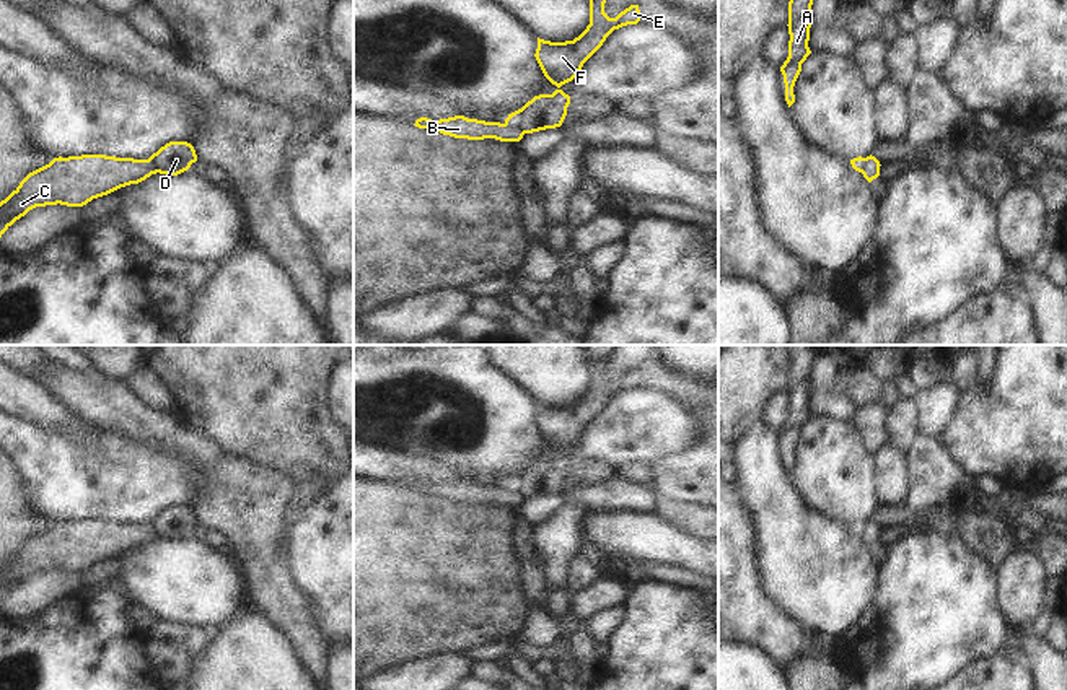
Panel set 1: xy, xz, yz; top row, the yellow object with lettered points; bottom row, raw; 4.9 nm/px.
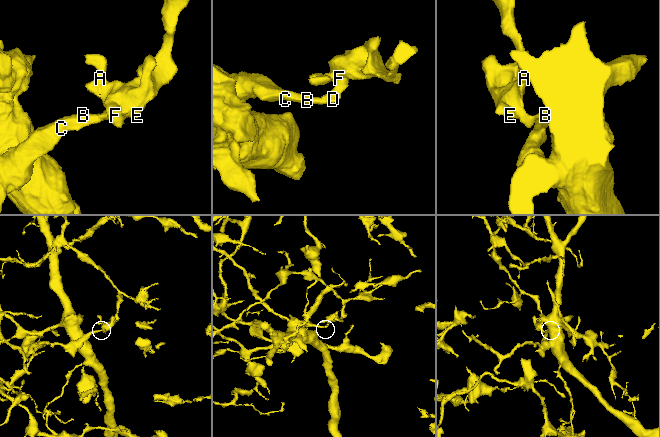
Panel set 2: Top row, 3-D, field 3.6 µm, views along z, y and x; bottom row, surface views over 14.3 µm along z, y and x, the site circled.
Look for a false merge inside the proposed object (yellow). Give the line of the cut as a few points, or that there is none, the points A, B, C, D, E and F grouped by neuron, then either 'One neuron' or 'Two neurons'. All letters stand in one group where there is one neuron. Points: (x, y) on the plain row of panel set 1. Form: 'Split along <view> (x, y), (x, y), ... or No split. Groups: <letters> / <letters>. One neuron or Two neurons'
Split along xz (505, 487), (523, 498). Groups: A D E F / B C. Two neurons.

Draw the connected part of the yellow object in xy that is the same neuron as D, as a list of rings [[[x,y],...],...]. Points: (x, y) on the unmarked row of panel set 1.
[[[169,506],[148,522],[155,535],[166,540],[178,540],[195,526],[195,514],[187,506]]]

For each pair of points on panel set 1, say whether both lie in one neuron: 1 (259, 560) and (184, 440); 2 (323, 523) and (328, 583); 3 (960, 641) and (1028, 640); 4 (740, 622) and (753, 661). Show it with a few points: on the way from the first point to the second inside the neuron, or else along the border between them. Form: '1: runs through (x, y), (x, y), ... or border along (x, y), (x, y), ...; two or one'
1: runs through (256, 528), (237, 480), (217, 461); one
2: runs through (328, 537), (328, 568); one
3: border along (1010, 632), (1004, 643); two
4: border along (735, 641), (761, 648), (781, 666); two

